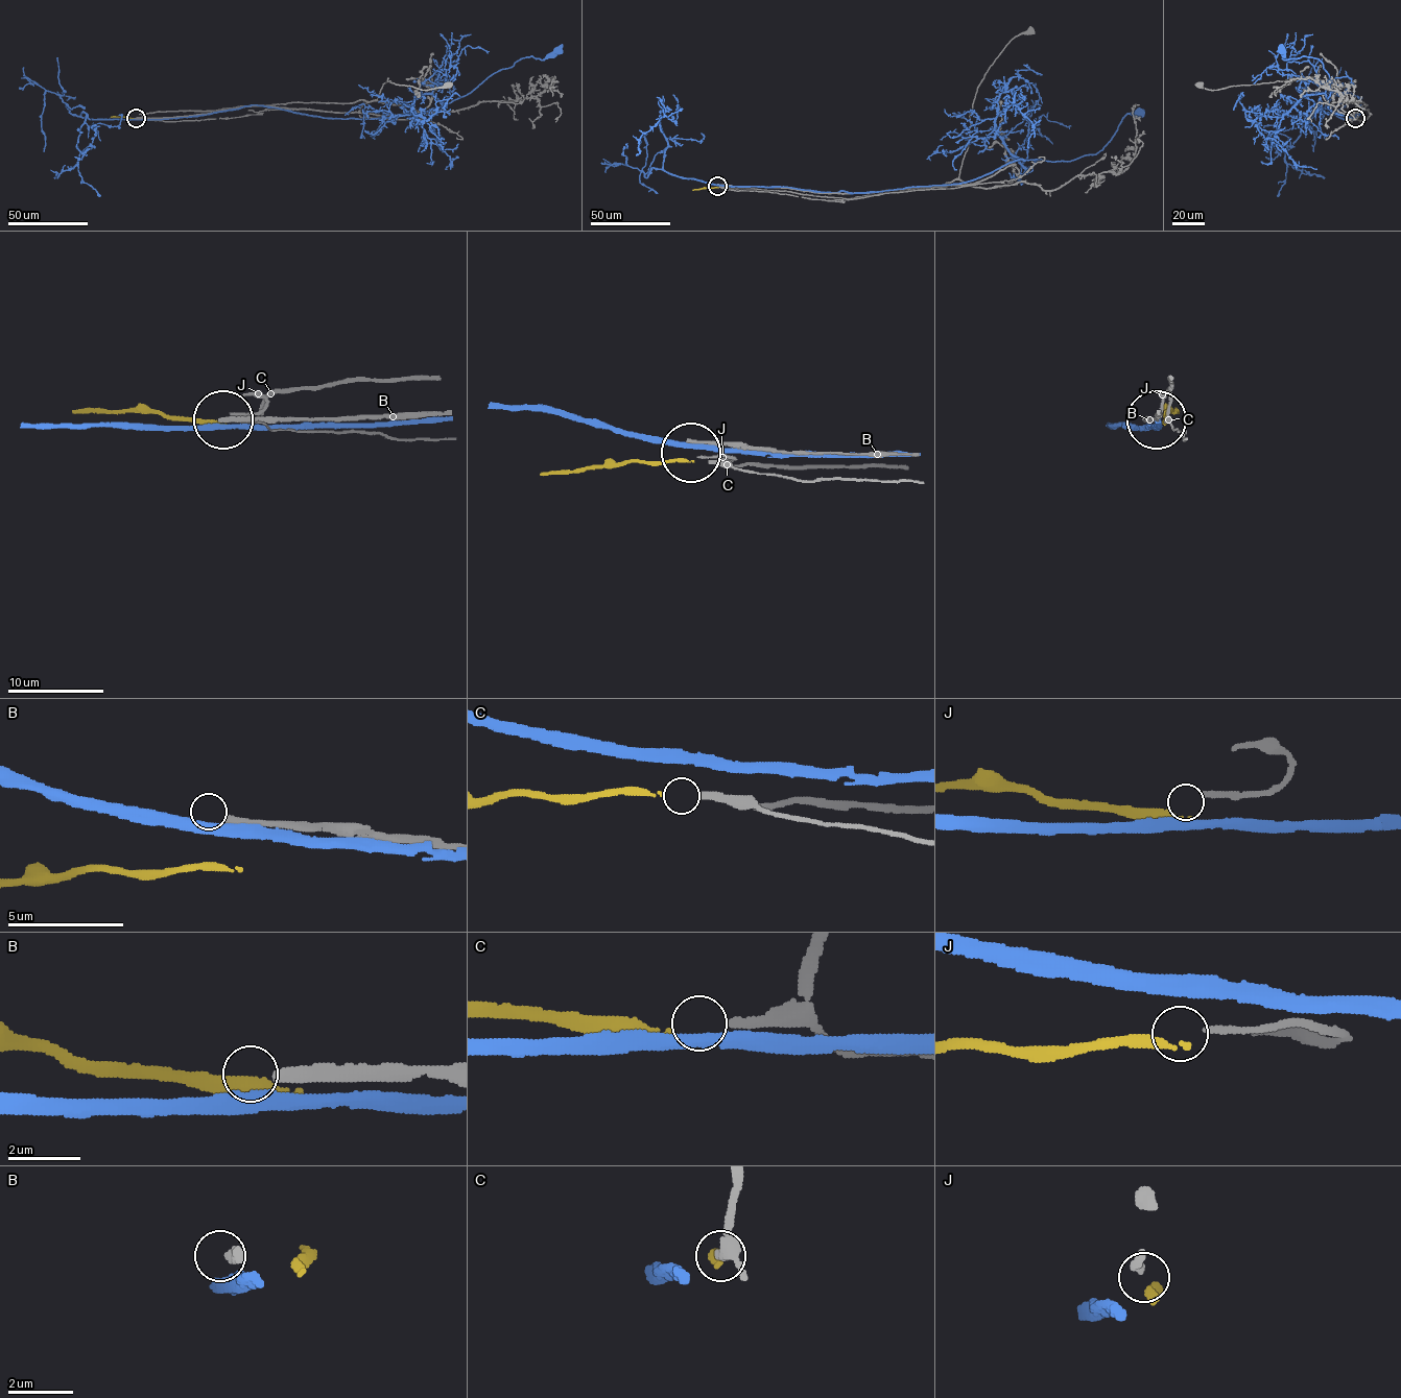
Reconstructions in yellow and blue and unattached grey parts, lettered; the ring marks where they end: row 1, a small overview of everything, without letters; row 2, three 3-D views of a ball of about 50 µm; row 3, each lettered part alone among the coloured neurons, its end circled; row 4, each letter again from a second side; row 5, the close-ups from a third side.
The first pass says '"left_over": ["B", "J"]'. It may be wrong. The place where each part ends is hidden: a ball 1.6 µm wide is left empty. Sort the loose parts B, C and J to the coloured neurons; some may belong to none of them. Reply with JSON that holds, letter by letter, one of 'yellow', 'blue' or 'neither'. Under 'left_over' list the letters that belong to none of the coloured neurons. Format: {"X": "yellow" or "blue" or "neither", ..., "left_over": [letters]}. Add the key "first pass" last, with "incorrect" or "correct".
{"B": "neither", "C": "yellow", "J": "neither", "left_over": ["B", "J"], "first pass": "correct"}

